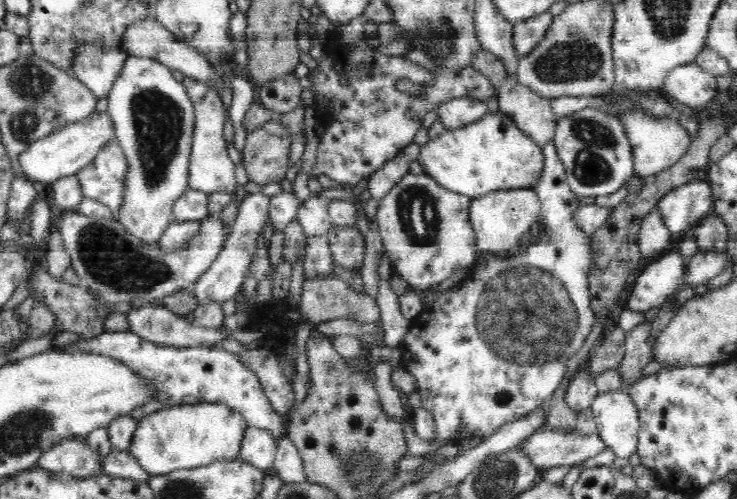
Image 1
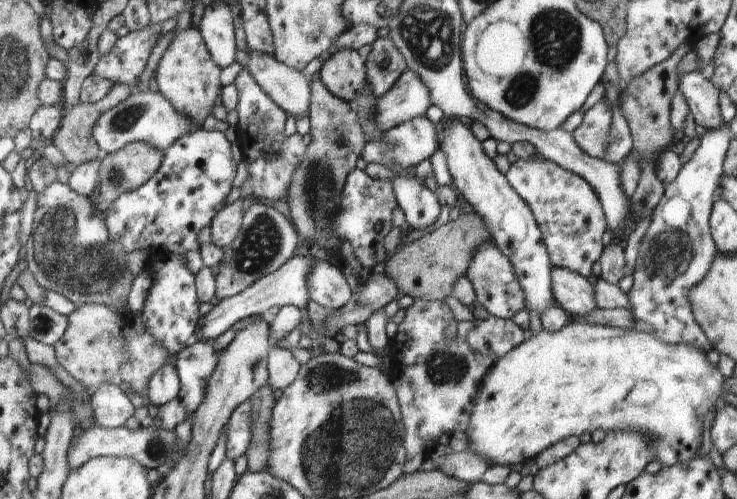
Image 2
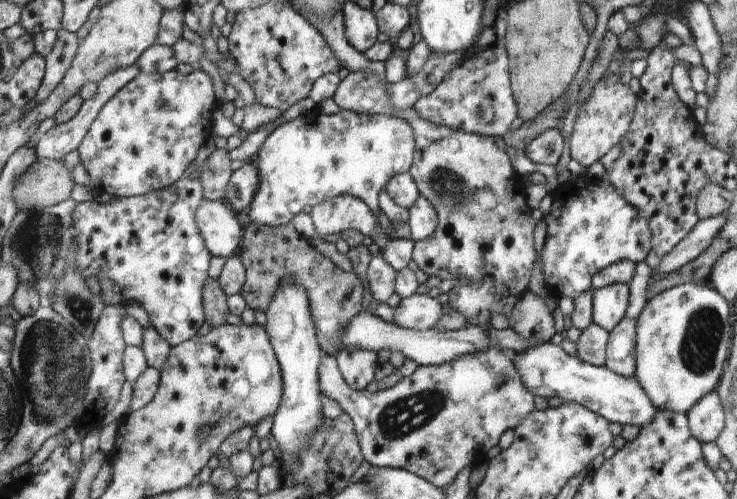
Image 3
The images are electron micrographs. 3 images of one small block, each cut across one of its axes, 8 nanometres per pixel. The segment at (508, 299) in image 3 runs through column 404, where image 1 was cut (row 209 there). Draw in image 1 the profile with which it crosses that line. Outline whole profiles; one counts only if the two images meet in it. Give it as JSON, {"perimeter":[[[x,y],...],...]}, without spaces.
{"perimeter":[[[114,140],[76,174],[83,196],[105,204],[116,215],[124,204],[124,157],[119,142]]]}

